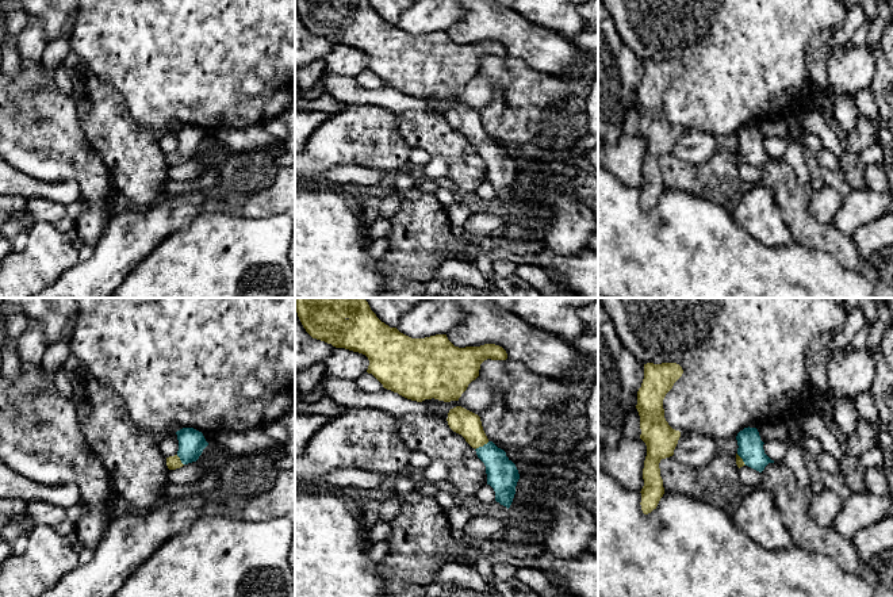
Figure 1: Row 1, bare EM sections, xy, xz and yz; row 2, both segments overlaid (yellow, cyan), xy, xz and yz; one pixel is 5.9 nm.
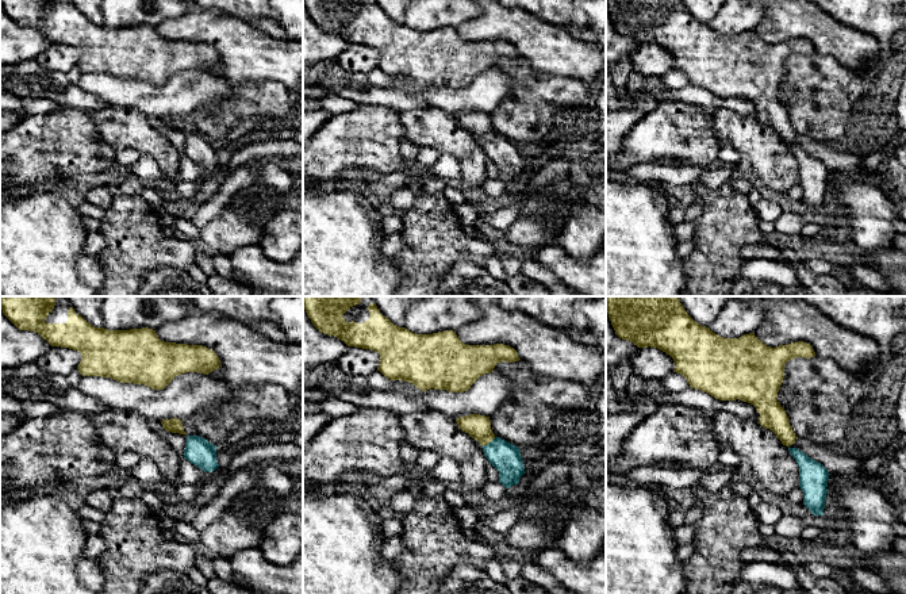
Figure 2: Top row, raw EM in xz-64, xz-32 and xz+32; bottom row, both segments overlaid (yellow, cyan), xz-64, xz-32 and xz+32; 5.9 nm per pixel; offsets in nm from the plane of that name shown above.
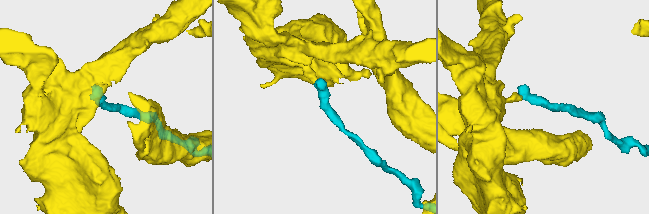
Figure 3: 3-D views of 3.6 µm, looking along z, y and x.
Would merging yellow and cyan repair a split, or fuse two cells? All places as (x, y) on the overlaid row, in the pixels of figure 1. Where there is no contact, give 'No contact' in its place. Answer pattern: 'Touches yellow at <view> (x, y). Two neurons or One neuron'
Touches yellow at xz (482, 446). One neuron

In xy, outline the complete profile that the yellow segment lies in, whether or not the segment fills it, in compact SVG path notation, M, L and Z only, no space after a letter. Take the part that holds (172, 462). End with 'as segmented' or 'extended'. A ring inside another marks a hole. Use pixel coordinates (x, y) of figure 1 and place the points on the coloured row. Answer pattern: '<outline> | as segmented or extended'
M183 428L176 432L179 440L179 451L175 456L166 458L169 470L176 470L184 464L196 462L203 449L208 445L202 432L193 428Z | extended

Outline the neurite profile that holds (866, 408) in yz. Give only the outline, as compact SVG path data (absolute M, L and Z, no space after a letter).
M870 390L856 397L855 405L856 405L859 418L866 420L870 424L877 425L879 428L879 422L881 422L879 414L877 410L877 403L874 402L874 398Z

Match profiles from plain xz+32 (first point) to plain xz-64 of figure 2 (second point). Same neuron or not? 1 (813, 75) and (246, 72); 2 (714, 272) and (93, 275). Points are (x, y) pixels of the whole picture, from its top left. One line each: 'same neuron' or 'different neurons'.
1: different neurons
2: different neurons

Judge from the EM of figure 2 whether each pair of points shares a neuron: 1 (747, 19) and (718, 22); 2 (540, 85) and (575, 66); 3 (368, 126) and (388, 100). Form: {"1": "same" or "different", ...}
{"1": "same", "2": "different", "3": "different"}

